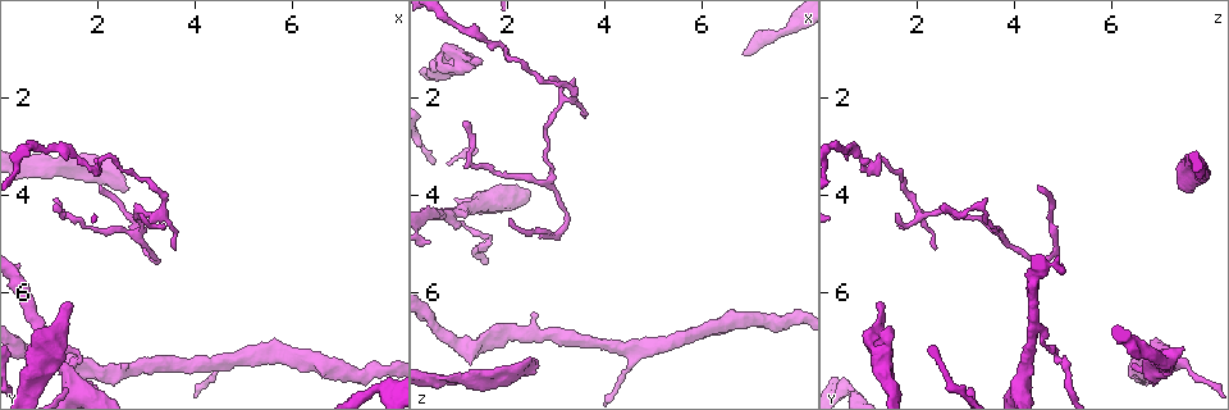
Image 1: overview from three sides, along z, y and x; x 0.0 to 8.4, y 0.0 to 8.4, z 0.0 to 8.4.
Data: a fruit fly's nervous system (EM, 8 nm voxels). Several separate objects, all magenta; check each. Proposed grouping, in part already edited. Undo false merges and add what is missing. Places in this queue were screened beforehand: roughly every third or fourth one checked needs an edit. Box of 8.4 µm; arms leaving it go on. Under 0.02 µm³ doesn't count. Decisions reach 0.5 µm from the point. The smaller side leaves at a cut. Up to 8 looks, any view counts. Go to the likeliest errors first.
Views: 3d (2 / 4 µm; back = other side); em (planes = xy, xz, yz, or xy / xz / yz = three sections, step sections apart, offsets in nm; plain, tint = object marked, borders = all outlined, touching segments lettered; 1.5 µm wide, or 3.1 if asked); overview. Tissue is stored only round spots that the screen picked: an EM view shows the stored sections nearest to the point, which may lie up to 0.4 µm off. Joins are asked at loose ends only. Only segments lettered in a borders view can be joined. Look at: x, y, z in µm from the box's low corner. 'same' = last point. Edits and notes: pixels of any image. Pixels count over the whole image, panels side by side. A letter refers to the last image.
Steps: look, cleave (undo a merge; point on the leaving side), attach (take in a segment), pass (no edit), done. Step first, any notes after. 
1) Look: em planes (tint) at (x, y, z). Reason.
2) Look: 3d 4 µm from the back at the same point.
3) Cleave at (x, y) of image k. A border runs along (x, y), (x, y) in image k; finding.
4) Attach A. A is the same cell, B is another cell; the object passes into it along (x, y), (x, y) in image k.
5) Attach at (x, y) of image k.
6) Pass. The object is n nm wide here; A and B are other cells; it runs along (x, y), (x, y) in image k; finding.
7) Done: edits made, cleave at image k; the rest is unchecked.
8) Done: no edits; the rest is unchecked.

Look: 3d 4 µm at (1.60, 7.35, 5.00). Sharp bend.

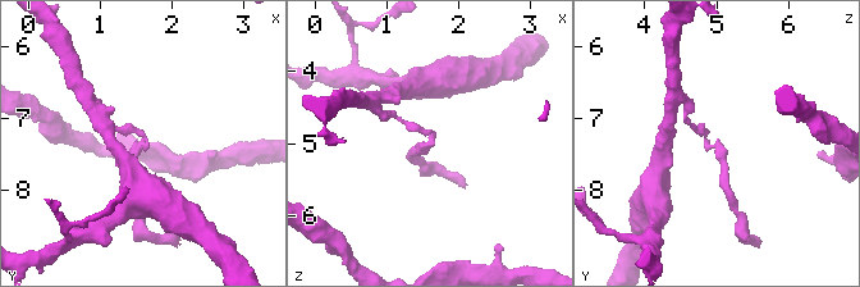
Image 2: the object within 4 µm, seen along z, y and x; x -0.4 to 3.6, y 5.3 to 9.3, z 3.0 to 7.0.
Look: em planes (borders) at (1.65, 7.35, 4.95). Shape alone is not enough.

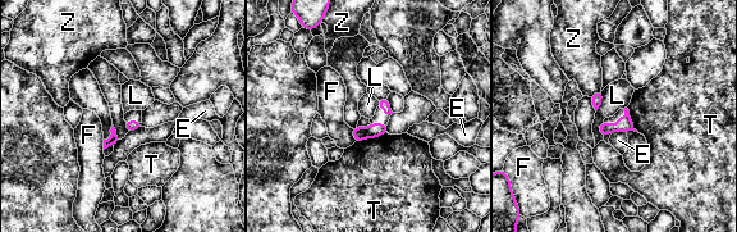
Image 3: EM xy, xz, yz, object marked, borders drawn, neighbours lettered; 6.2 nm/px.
Cleave at (358, 133) of image 3. E, F, L, T and Z are other cells; a border runs along (365, 130), (369, 137) in image 3; two neurons meet here.

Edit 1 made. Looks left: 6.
Look: em planes (borders) at (1.50, 6.20, 1.30).

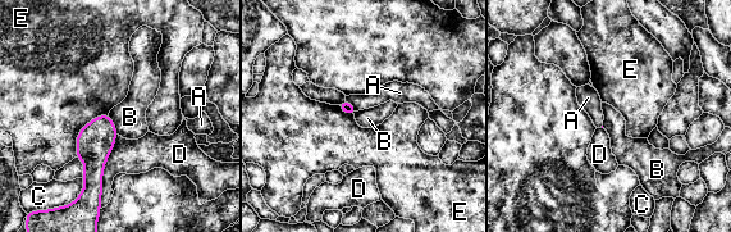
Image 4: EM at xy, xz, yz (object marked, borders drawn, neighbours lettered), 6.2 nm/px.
Pass. The longest contact is with D, 440 nm; A, B, C, D and E are other cells; a border runs along (108, 114), (117, 133) in image 4; none of them fits.

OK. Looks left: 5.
Look: 3d 4 µm at (2.90, 4.80, 3.75). Sharp bend.

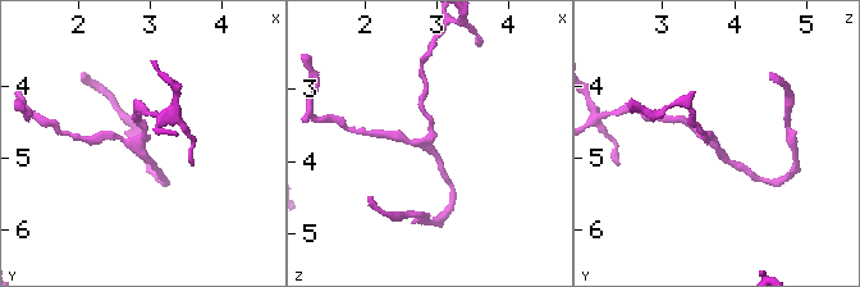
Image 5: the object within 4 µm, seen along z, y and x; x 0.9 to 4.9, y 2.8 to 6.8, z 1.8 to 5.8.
Look: em xy step 8 (borders) at (2.85, 4.80, 3.75). Need the tissue.

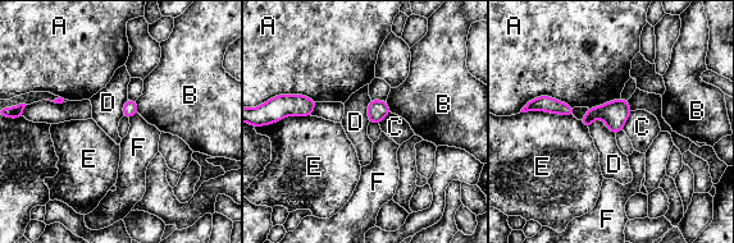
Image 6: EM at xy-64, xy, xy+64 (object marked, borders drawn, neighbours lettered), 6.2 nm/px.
Pass. A, B, C, D, E and F are other cells; a border runs along (524, 105), (548, 95), (573, 108) in image 6; all the same neuron.

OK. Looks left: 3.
Done: edits made, cleave at image 3; the rest is unchecked.

